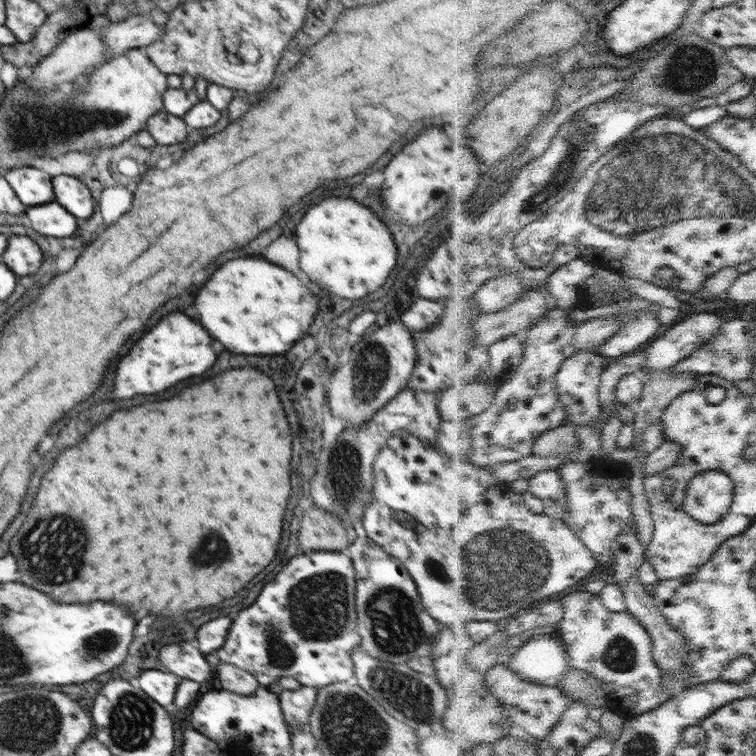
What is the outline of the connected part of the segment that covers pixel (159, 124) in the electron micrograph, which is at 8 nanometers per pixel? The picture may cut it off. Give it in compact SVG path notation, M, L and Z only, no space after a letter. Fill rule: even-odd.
M165 111L152 115L145 129L158 145L172 145L184 142L190 134L190 127L181 117L167 114Z

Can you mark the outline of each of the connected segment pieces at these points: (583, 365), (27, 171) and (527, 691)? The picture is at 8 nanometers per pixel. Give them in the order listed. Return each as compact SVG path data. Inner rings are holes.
M578 351L563 362L562 368L557 372L558 392L561 401L566 405L569 423L577 426L592 426L596 422L601 422L604 408L600 387L606 369L604 355L592 351Z
M12 168L4 176L22 204L28 207L54 201L50 174L36 168Z
M497 663L487 674L489 689L498 695L506 707L506 715L510 719L506 736L515 736L520 740L529 740L536 745L541 740L550 739L555 726L564 718L564 714L570 710L575 698L559 686L546 686L538 682L526 680L520 676L511 666Z

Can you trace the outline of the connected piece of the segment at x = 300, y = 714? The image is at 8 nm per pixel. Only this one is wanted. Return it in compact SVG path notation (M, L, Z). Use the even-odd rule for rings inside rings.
M302 685L296 690L283 690L279 694L279 706L287 726L309 725L309 717L314 709L318 688Z

